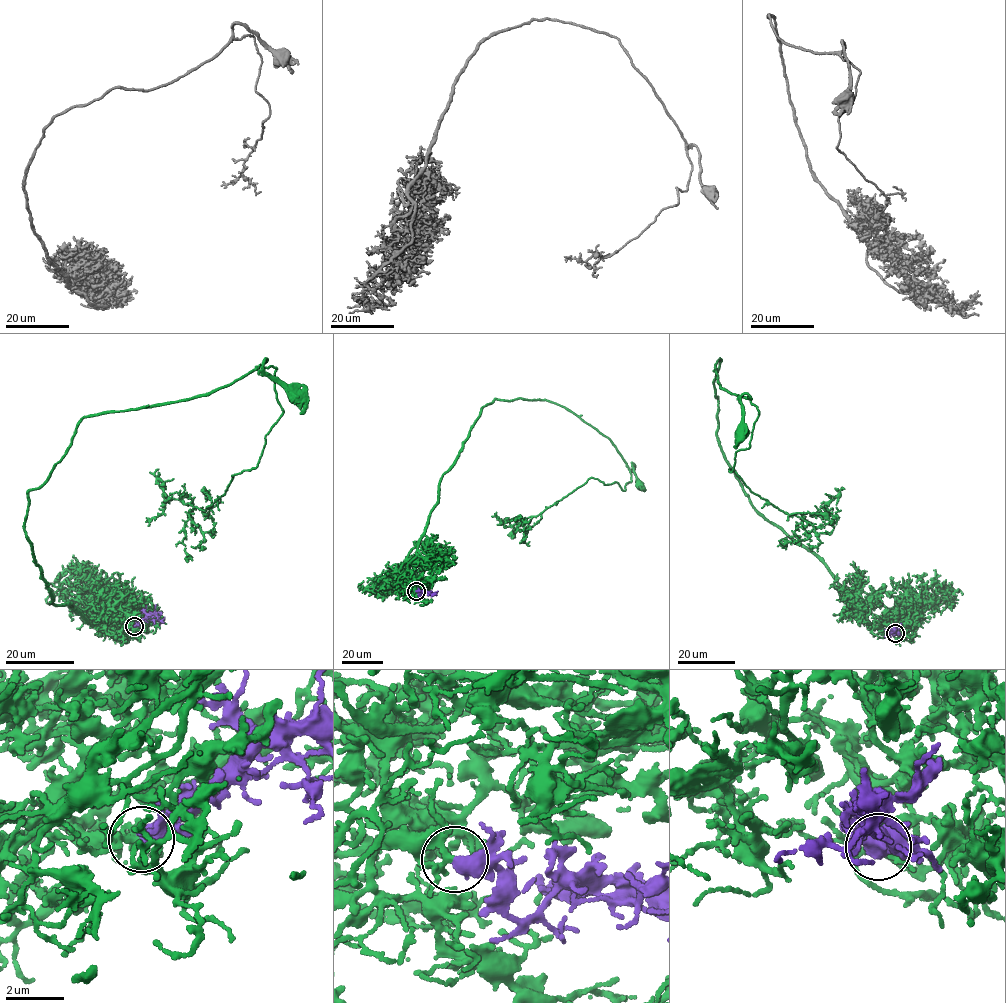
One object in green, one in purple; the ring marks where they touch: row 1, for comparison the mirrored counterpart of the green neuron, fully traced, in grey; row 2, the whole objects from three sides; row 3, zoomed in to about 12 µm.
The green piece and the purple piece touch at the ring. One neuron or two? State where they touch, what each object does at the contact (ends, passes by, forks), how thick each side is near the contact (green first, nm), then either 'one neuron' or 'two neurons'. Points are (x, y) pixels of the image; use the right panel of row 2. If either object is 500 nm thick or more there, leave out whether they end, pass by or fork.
at (895, 633); 200 nm thick on the green side, 600 nm on the other; one neuron

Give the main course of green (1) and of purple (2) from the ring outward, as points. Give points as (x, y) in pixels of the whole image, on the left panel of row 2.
1: (133, 626), (96, 634), (49, 603), (28, 492), (85, 417), (202, 396), (265, 359), (297, 395)
2: (133, 626), (150, 617), (161, 620), (159, 625)

